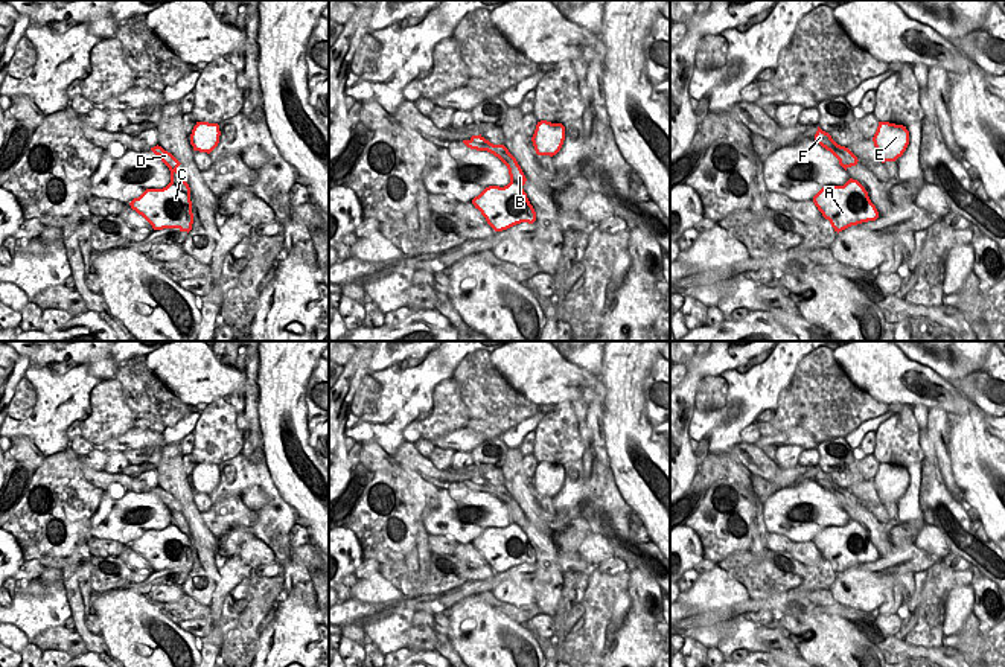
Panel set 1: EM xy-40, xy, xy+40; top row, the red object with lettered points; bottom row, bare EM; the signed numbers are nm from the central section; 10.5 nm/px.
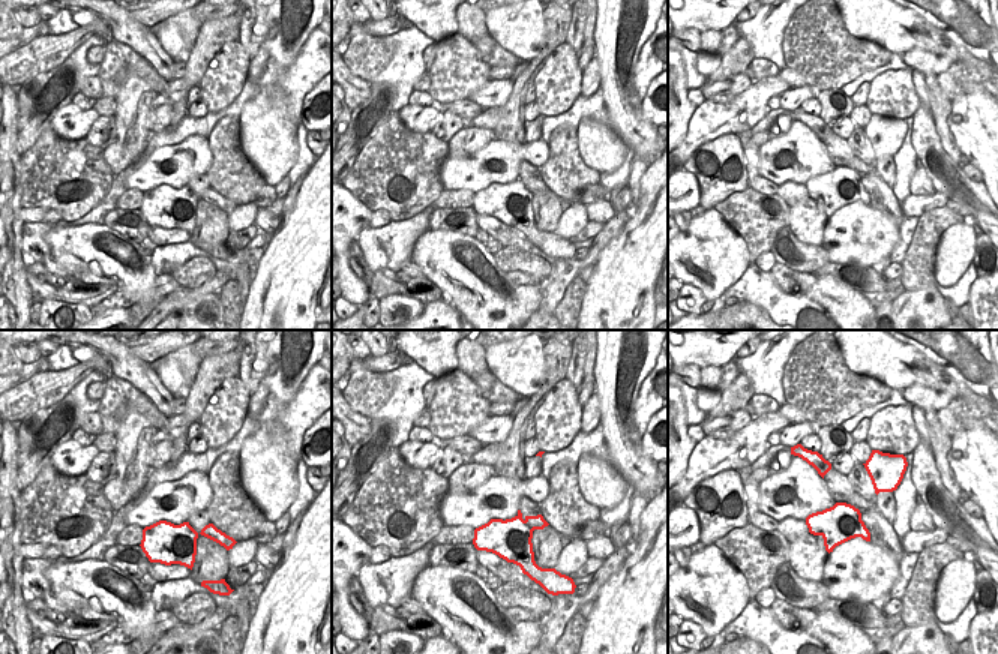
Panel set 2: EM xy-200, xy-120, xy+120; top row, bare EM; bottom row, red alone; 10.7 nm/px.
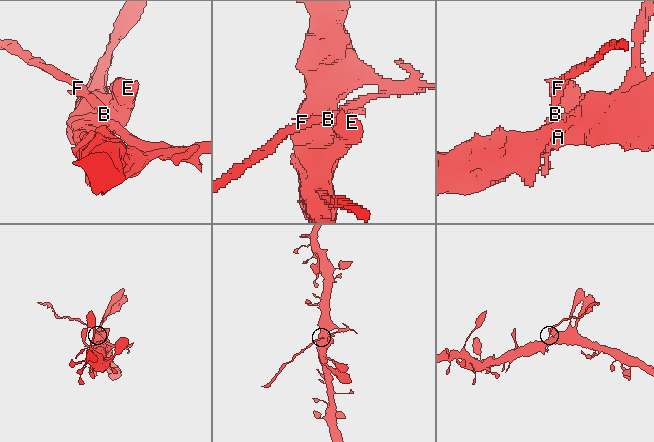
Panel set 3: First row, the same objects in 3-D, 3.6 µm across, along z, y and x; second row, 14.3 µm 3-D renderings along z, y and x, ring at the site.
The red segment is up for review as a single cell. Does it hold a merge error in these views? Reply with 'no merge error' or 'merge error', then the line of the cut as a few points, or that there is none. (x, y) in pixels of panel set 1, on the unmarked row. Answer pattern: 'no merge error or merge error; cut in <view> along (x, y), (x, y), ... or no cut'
merge error; cut in xy+40 along (842, 488), (833, 495)

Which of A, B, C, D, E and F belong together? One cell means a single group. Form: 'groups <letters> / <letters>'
groups A B C D E / F

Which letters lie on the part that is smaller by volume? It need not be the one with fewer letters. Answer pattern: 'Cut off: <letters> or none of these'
Cut off: F

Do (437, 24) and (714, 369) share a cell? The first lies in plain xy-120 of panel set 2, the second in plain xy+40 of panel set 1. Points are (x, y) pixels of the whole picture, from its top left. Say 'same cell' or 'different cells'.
same cell

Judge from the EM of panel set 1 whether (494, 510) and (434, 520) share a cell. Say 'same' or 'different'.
same

